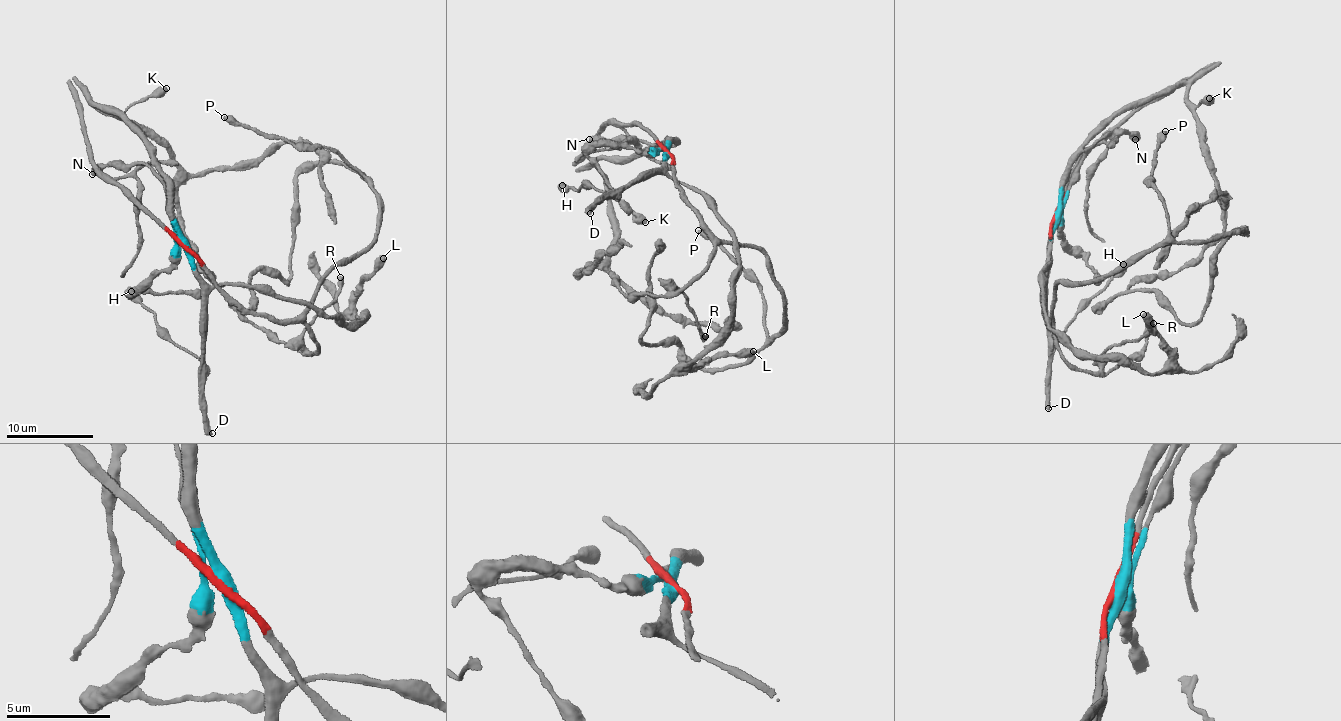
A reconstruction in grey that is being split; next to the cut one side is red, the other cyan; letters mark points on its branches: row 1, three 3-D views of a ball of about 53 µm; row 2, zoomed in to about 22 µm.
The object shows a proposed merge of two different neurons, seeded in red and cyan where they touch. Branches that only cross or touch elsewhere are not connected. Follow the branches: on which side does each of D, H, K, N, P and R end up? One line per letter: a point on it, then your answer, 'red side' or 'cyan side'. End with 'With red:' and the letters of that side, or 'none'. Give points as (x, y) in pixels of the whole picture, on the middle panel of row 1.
D: (590, 213) | cyan side
H: (562, 185) | cyan side
K: (645, 222) | cyan side
N: (589, 139) | cyan side
P: (698, 230) | red side
R: (705, 336) | red side
With red: P, R

